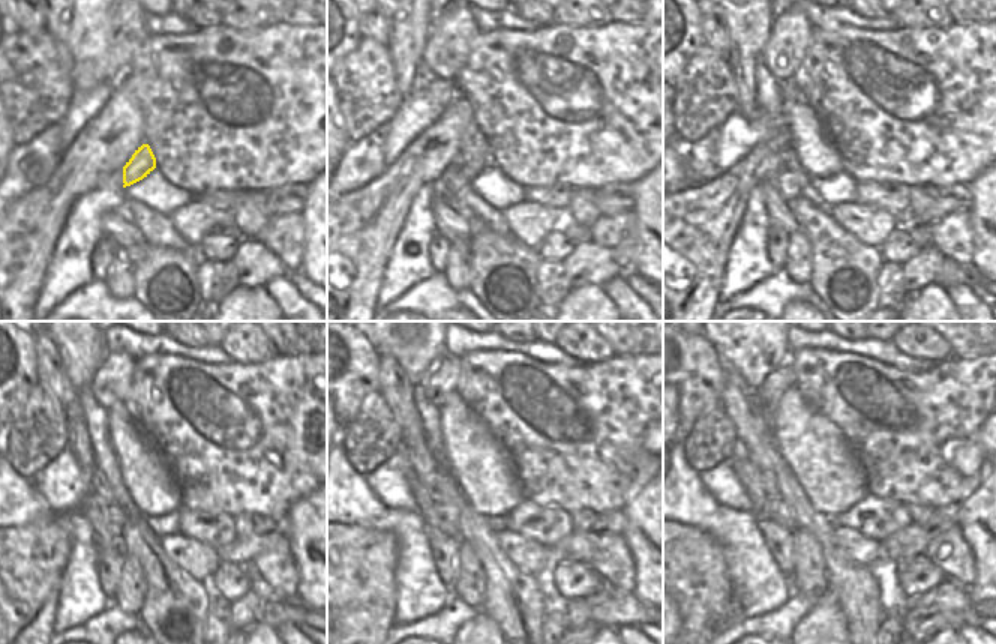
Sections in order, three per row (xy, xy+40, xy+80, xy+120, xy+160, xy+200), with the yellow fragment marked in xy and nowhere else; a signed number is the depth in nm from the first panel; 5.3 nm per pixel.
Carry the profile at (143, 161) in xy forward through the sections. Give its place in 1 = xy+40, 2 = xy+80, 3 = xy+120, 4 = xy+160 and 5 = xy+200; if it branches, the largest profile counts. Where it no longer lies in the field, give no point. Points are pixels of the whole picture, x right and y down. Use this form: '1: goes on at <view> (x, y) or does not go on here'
1: goes on at xy+40 (459, 176)
2: goes on at xy+80 (789, 183)
3: goes on at xy+120 (114, 518)
4: goes on at xy+160 (447, 515)
5: goes on at xy+200 (779, 511)

